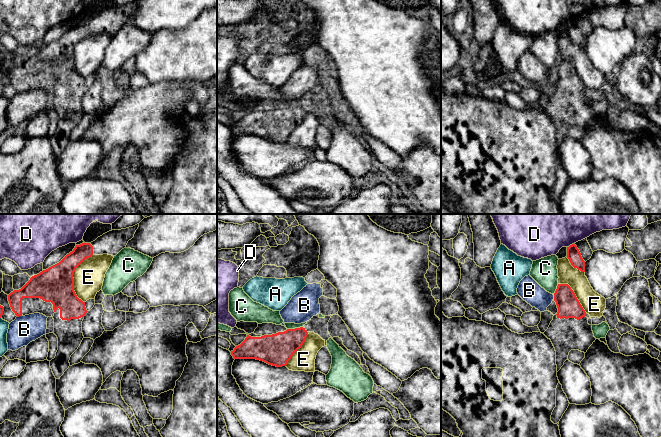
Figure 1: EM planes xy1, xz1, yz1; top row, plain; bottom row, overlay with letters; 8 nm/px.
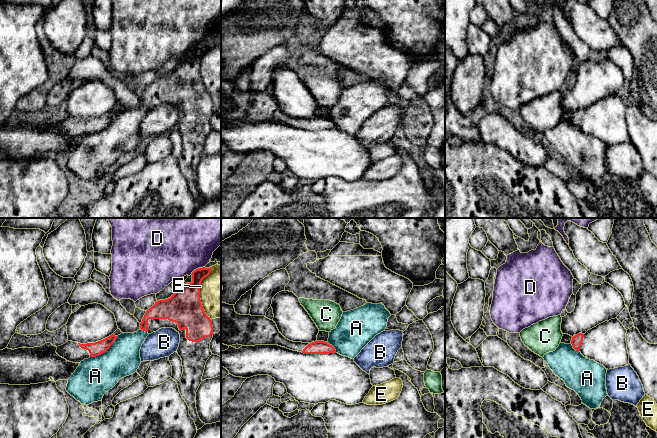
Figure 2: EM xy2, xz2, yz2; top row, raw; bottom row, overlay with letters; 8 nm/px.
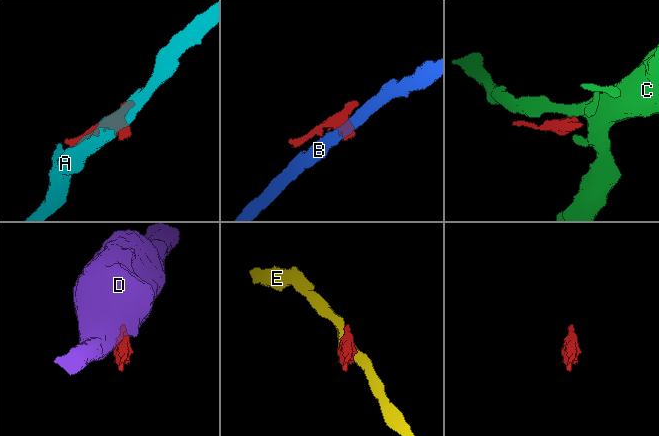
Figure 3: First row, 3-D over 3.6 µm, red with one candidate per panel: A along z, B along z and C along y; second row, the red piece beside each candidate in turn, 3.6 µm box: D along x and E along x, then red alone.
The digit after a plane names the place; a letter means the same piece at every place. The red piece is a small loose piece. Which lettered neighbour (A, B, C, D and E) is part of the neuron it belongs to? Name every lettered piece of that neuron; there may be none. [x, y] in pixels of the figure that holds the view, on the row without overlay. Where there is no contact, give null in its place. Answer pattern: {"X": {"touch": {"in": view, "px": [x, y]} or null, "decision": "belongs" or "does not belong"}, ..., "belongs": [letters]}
{"A": {"touch": {"in": "xy2", "px": [105, 127]}, "decision": "does not belong"}, "B": {"touch": {"in": "xy1", "px": [19, 91]}, "decision": "does not belong"}, "C": {"touch": {"in": "xz1", "px": [295, 104]}, "decision": "does not belong"}, "D": {"touch": {"in": "xy2", "px": [198, 44]}, "decision": "does not belong"}, "E": {"touch": {"in": "xy2", "px": [199, 69]}, "decision": "does not belong"}, "belongs": []}

